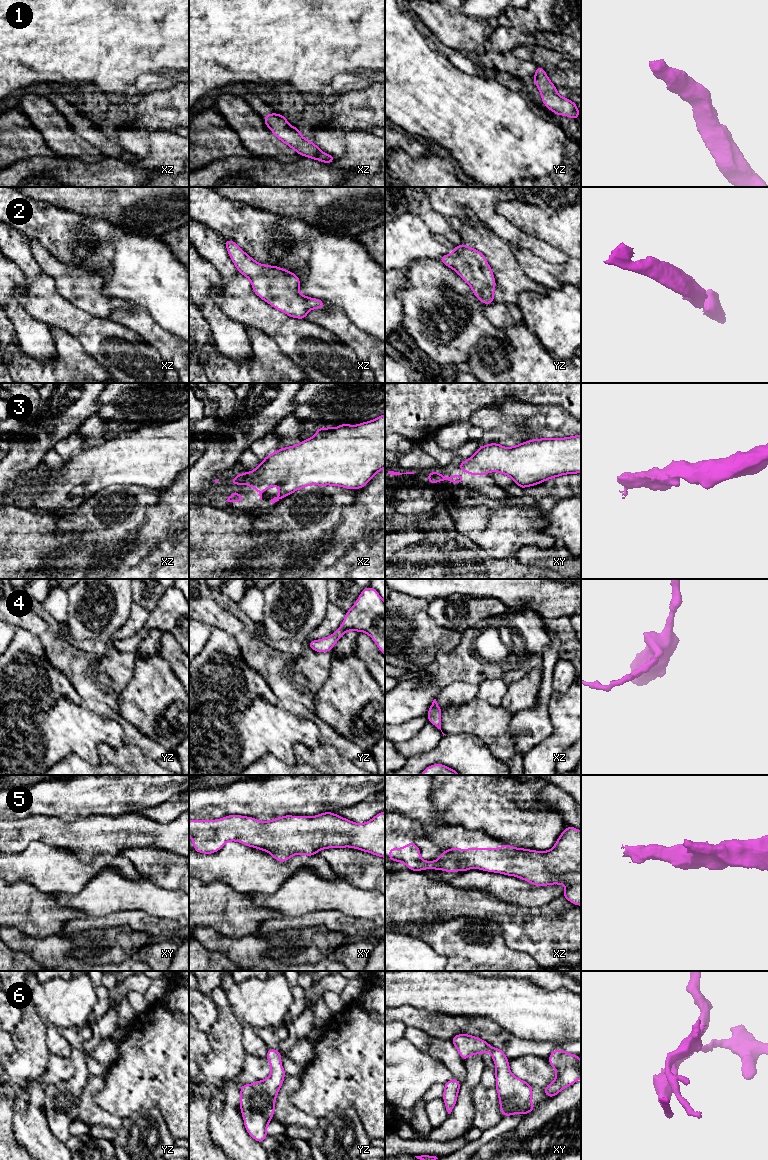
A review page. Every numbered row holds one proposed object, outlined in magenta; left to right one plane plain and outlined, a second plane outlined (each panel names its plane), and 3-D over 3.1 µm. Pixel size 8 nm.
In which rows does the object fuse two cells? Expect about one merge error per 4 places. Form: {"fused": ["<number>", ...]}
{"fused": []}

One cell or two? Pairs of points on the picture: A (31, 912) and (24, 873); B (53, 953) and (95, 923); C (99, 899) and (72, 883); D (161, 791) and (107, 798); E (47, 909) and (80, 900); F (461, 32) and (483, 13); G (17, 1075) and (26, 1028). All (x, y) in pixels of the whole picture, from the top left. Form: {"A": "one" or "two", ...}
{"A": "two", "B": "two", "C": "two", "D": "one", "E": "two", "F": "two", "G": "one"}

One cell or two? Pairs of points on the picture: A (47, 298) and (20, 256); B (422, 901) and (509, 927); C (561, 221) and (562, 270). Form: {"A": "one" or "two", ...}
{"A": "two", "B": "one", "C": "one"}

